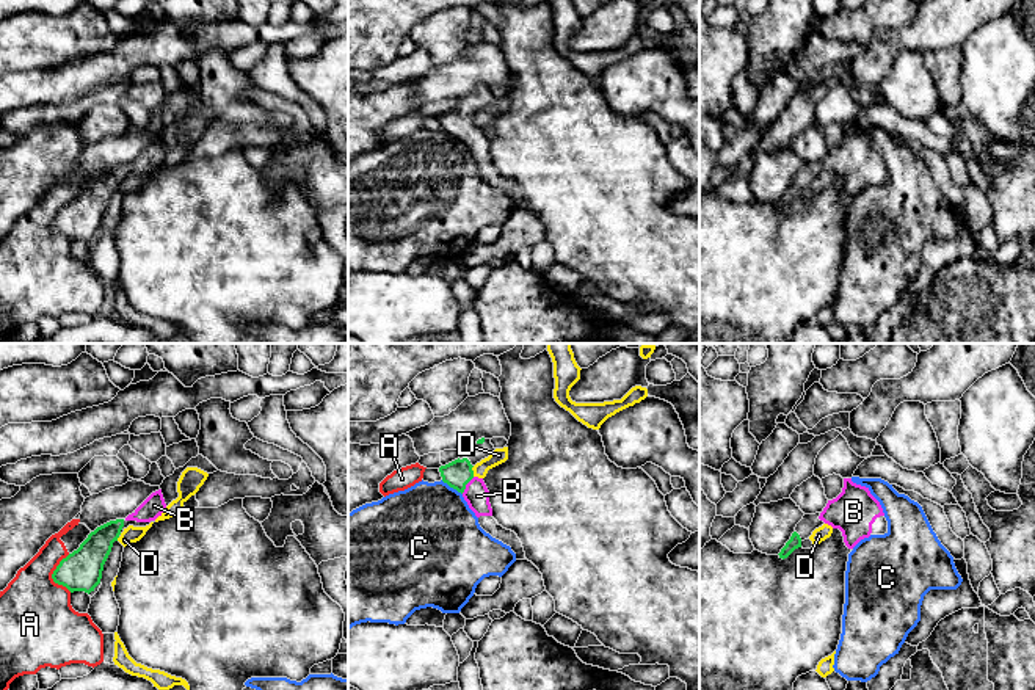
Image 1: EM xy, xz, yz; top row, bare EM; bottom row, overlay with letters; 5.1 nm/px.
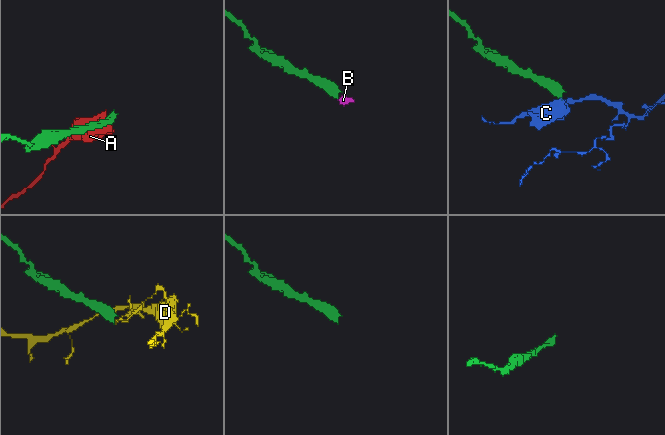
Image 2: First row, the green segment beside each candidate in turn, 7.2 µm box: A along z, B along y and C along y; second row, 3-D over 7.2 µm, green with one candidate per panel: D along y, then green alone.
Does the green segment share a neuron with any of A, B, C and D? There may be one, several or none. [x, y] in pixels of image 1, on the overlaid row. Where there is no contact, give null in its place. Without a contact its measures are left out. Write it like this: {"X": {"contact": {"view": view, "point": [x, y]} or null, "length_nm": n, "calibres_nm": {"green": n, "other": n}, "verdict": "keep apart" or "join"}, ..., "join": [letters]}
{"A": {"contact": {"view": "xy", "point": [52, 576]}, "length_nm": 200, "calibres_nm": {"green": 200, "other": 380}, "verdict": "keep apart"}, "B": {"contact": {"view": "xz", "point": [466, 483]}, "length_nm": 110, "calibres_nm": {"green": 140, "other": 130}, "verdict": "join"}, "C": {"contact": {"view": "xz", "point": [452, 486]}, "length_nm": 130, "calibres_nm": {"green": 140, "other": 480}, "verdict": "keep apart"}, "D": {"contact": {"view": "xz", "point": [472, 471]}, "length_nm": 60, "calibres_nm": {"green": 140, "other": 80}, "verdict": "keep apart"}, "join": ["B"]}

